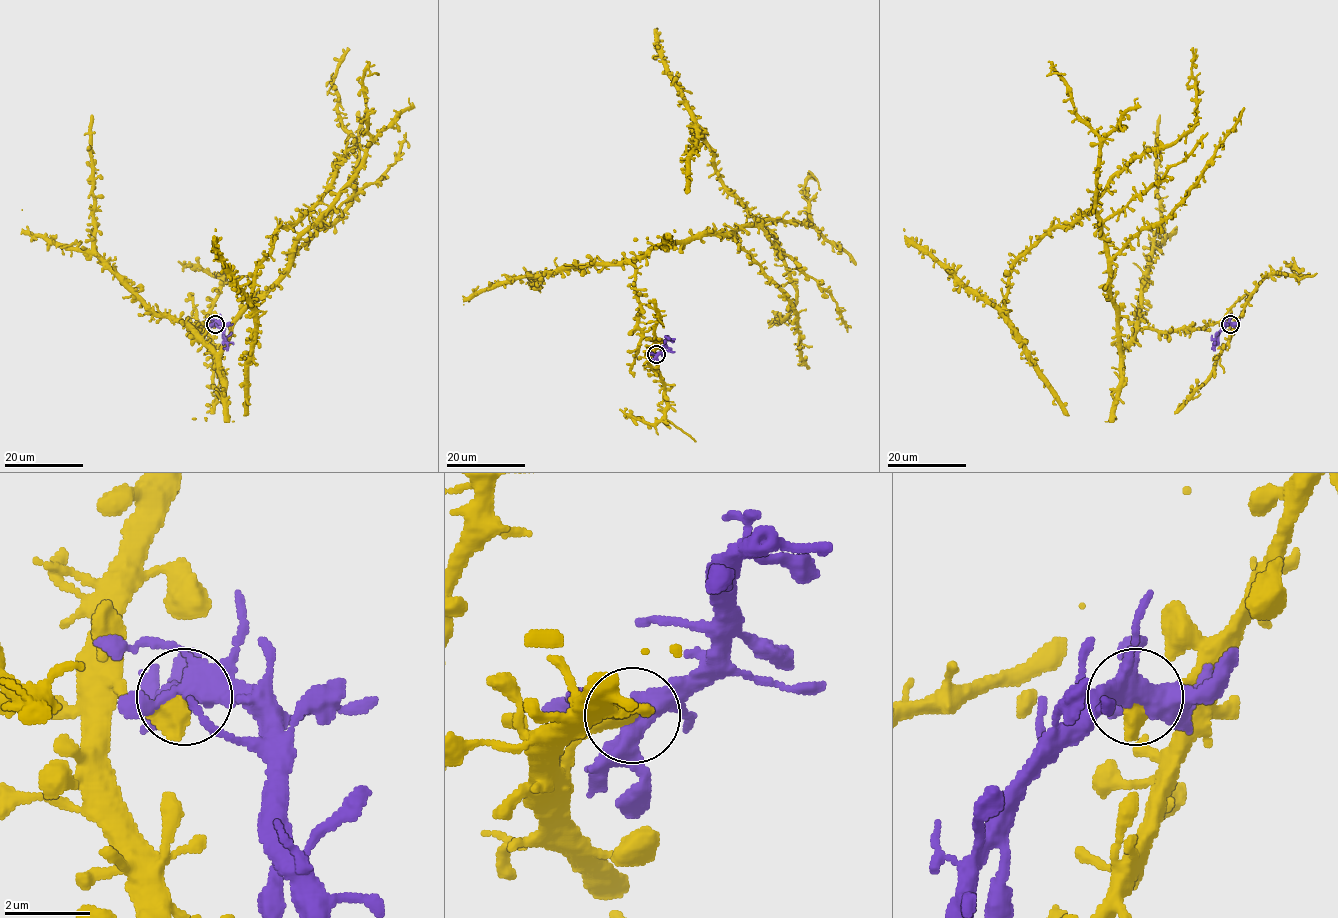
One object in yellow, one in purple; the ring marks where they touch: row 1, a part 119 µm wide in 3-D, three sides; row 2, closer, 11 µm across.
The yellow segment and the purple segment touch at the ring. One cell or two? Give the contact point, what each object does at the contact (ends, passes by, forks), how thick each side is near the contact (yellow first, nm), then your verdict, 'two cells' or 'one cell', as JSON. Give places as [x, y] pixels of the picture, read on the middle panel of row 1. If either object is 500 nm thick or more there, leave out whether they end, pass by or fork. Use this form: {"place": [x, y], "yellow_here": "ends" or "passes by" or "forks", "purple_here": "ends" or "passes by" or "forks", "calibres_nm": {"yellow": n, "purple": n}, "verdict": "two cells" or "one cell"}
{"place": [656, 354], "calibres_nm": {"yellow": 500, "purple": 440}, "verdict": "two cells"}

